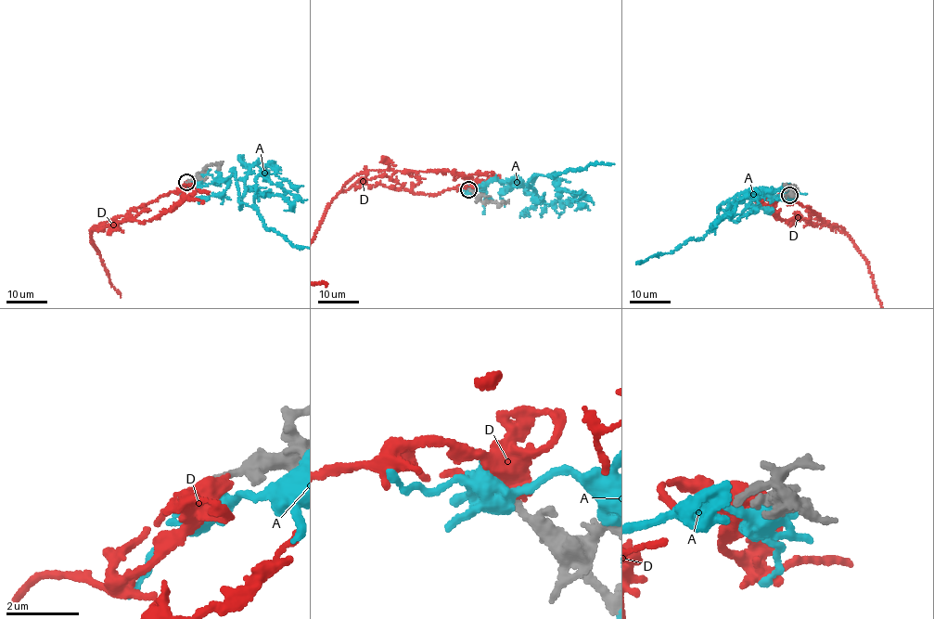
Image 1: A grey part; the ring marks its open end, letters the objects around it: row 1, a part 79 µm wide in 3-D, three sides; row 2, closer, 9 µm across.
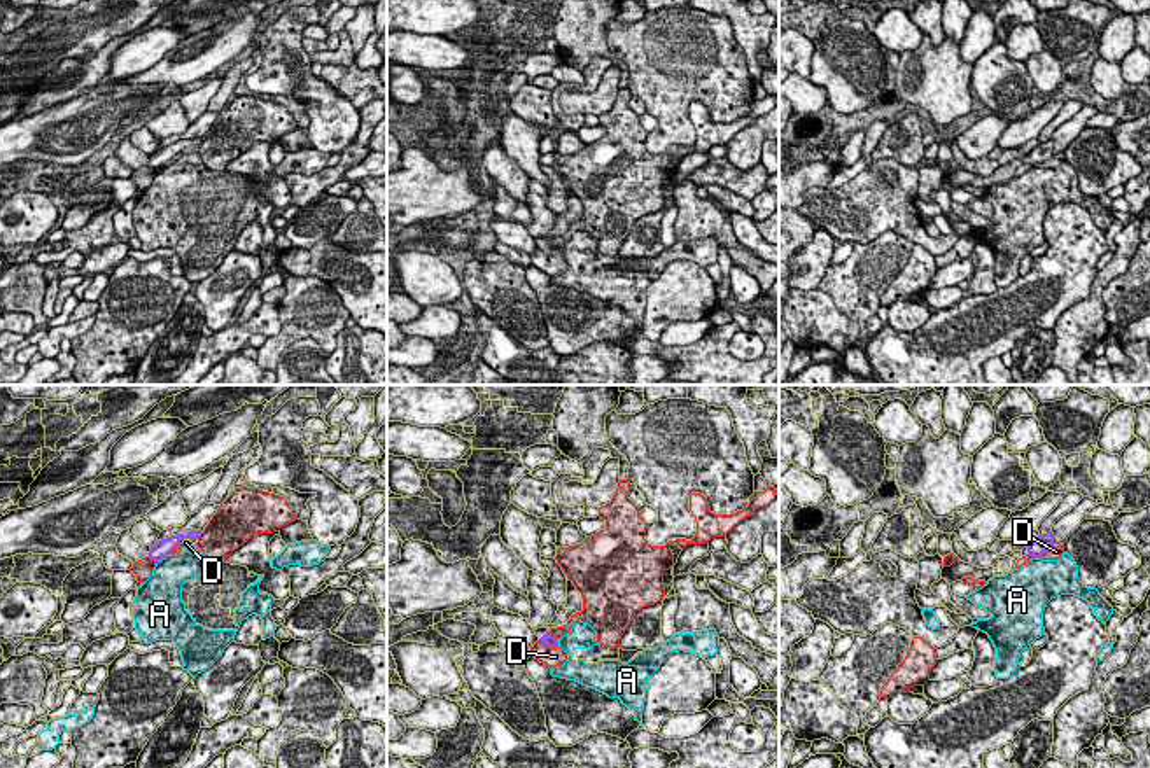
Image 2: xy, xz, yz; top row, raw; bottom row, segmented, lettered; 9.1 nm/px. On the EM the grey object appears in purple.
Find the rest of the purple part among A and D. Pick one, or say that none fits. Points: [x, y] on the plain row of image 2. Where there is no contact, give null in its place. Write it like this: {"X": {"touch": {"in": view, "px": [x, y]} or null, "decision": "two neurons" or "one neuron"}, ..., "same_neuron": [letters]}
{"A": {"touch": {"in": "xy", "px": [163, 165]}, "decision": "two neurons"}, "D": {"touch": {"in": "xz", "px": [548, 254]}, "decision": "two neurons"}, "same_neuron": []}

